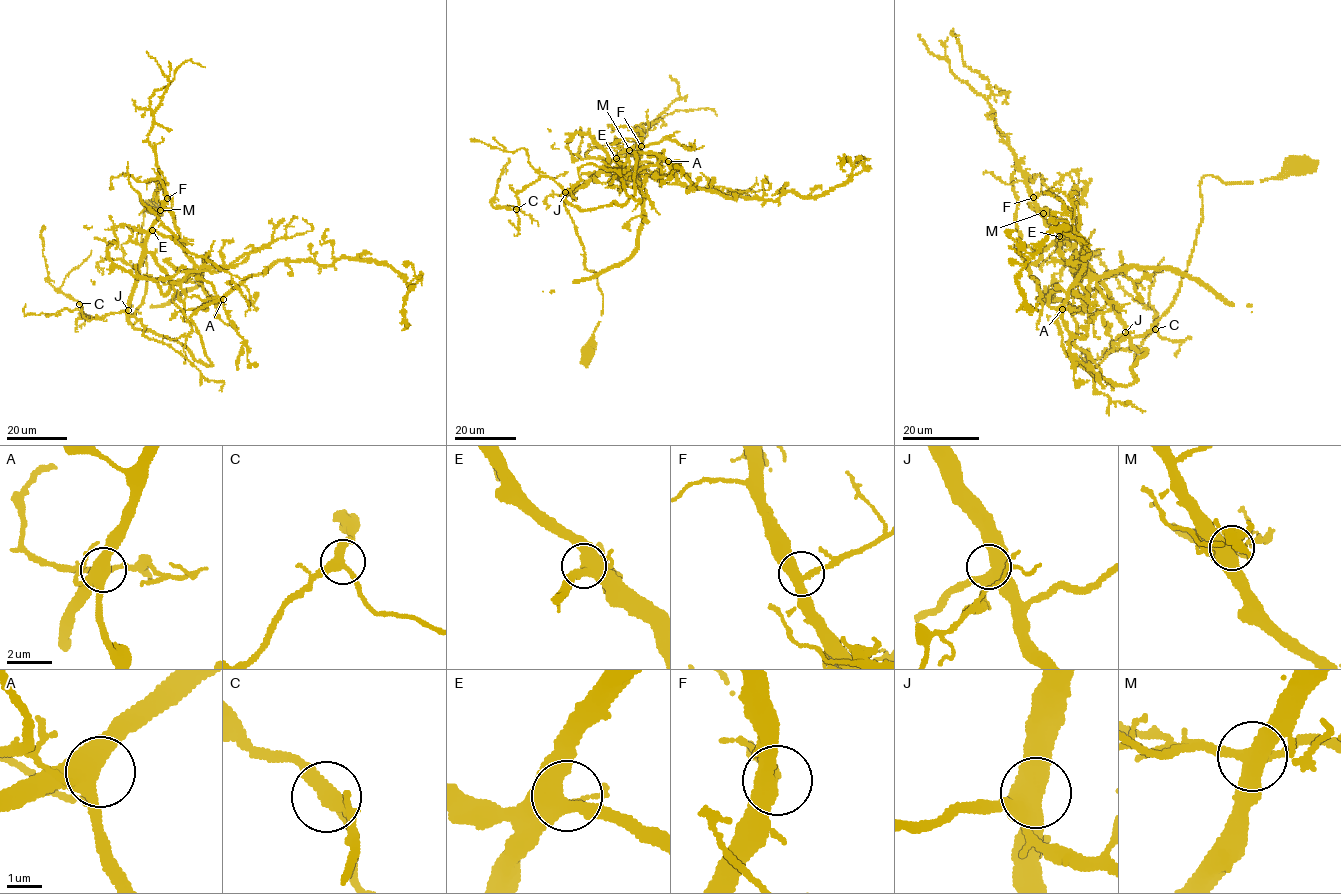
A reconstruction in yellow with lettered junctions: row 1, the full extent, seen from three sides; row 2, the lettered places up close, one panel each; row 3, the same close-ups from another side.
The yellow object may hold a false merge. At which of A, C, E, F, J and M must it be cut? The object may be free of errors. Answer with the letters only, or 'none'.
M

